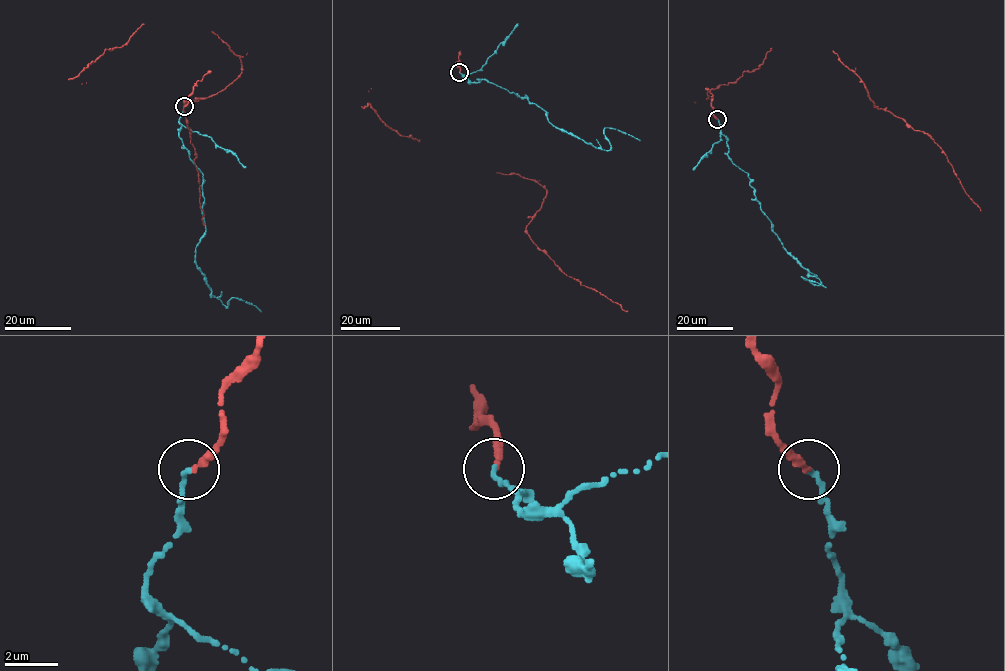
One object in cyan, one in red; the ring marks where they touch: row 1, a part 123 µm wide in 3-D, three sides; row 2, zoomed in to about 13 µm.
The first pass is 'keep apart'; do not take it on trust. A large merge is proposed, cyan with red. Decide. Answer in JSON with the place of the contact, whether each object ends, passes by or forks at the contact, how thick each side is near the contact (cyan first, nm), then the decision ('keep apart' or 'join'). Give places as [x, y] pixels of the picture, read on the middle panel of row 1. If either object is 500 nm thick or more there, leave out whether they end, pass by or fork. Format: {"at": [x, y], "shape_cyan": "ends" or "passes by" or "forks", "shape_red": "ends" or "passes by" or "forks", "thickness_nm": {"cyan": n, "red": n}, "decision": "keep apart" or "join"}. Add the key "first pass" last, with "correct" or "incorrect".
{"at": [459, 72], "shape_cyan": "ends", "shape_red": "ends", "thickness_nm": {"cyan": 200, "red": 280}, "decision": "join", "first pass": "incorrect"}

